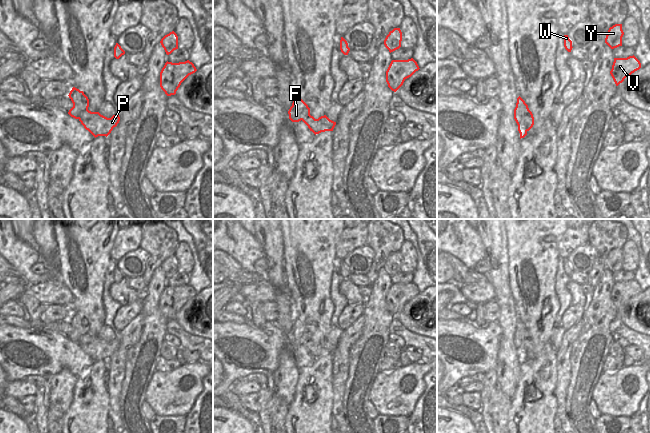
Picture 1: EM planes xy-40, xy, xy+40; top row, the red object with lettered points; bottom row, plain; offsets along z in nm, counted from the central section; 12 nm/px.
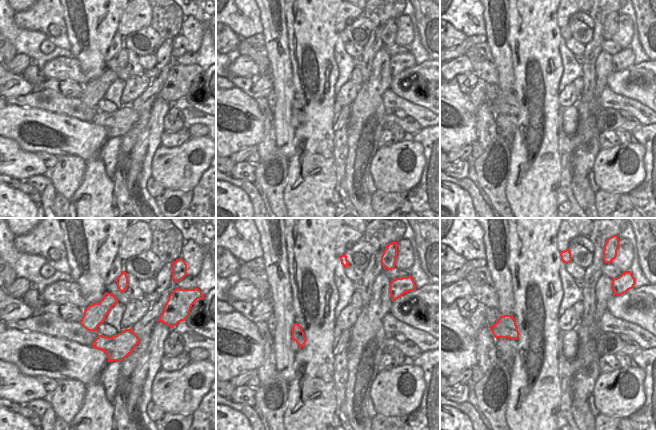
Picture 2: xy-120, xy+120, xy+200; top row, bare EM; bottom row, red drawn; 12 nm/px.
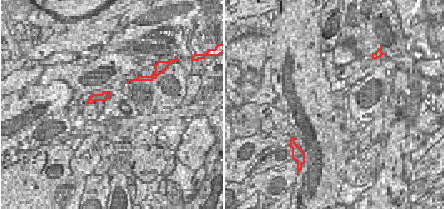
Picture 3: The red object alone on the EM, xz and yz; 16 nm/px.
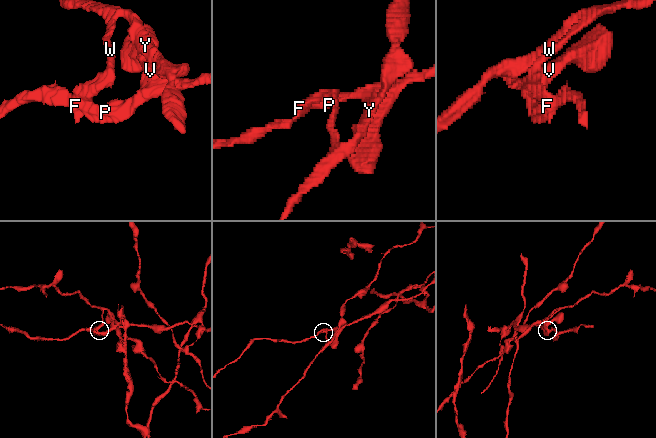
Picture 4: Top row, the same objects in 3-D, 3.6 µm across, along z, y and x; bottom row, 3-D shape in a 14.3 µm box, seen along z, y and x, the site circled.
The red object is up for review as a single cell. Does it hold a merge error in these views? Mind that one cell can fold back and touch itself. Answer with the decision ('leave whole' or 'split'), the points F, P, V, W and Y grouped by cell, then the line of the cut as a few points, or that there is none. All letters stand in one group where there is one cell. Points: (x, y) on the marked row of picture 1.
split; F W Y / P V; cut in xy+40 along (527, 106), (524, 111), (524, 121), (518, 126)

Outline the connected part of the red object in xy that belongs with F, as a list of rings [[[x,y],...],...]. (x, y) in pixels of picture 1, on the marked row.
[[[295,94],[288,114],[292,122],[299,122],[310,115],[310,108],[299,95]]]

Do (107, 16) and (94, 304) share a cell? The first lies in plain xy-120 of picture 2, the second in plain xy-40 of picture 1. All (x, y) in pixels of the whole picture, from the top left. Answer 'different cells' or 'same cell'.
same cell

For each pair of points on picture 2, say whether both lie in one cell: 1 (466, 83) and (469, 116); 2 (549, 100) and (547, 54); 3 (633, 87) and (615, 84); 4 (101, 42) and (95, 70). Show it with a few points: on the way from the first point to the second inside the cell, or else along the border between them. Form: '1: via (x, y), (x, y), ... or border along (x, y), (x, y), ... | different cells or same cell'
1: border along (455, 78), (459, 88), (468, 95) | different cells
2: via (547, 89), (545, 65) | same cell
3: via (629, 86), (619, 84) | same cell
4: via (95, 49), (95, 63) | same cell

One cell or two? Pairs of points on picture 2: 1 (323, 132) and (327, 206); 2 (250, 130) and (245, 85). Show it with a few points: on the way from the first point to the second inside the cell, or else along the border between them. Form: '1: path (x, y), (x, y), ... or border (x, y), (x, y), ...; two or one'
1: path (314, 150), (314, 159), (322, 167), (322, 188); one
2: border (234, 85), (248, 93); two

